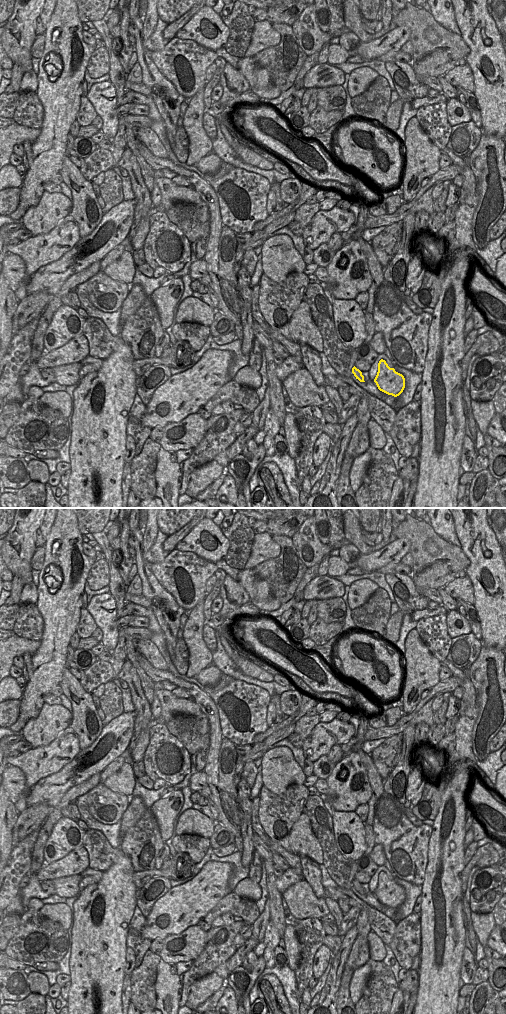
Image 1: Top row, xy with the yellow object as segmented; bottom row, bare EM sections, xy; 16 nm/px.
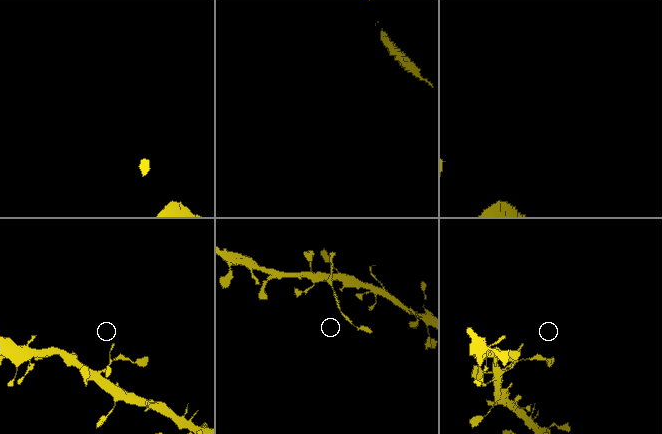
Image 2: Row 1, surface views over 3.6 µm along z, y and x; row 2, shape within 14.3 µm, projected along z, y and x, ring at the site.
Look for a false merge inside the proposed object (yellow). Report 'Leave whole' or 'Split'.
Leave whole

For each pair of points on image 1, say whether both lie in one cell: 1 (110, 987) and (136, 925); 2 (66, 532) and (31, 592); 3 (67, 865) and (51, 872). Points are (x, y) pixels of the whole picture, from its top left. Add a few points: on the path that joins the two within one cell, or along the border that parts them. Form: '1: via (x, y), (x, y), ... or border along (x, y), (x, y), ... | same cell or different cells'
1: border along (130, 923), (127, 929), (126, 946) | different cells
2: border along (37, 587), (37, 601), (35, 603) | different cells
3: via (63, 868), (55, 870) | same cell

